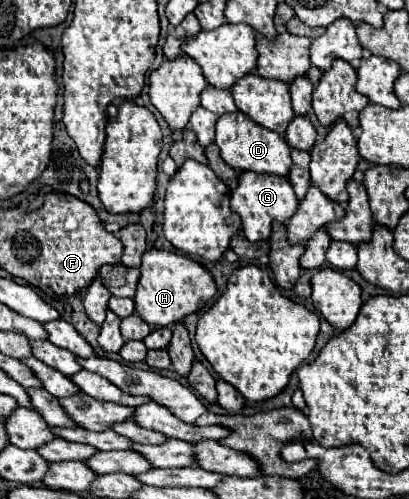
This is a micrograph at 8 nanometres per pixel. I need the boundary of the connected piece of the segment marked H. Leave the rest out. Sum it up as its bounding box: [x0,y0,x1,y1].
[136,249,216,327]

